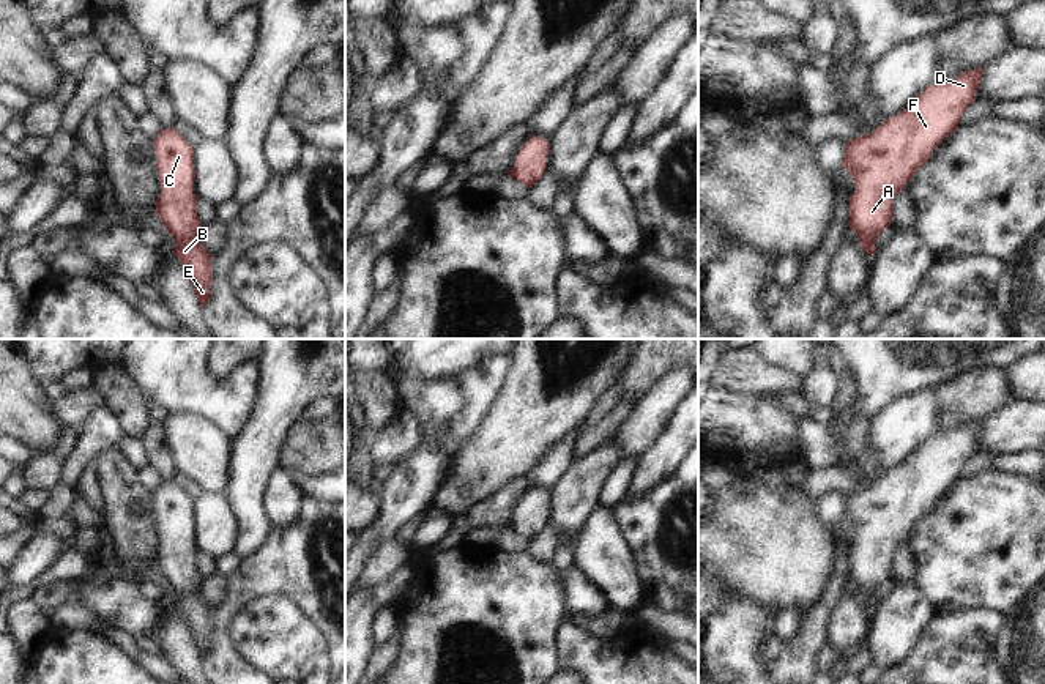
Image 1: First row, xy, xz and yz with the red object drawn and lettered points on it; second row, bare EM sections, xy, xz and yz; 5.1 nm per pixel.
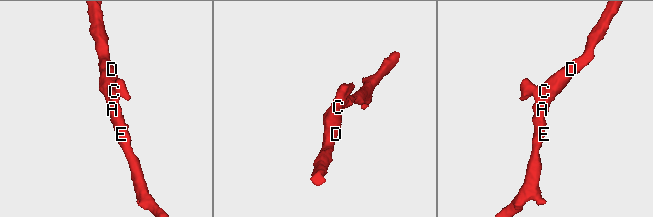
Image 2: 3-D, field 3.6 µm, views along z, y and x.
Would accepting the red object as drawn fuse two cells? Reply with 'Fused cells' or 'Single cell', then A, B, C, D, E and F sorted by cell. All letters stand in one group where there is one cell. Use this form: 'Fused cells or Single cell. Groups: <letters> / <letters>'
Single cell. Groups: A B C D E F.

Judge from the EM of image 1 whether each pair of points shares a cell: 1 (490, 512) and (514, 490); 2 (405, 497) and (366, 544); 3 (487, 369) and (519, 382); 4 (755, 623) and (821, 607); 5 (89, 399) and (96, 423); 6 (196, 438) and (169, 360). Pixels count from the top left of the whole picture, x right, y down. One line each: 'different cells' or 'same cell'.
1: same cell
2: same cell
3: different cells
4: different cells
5: different cells
6: different cells

